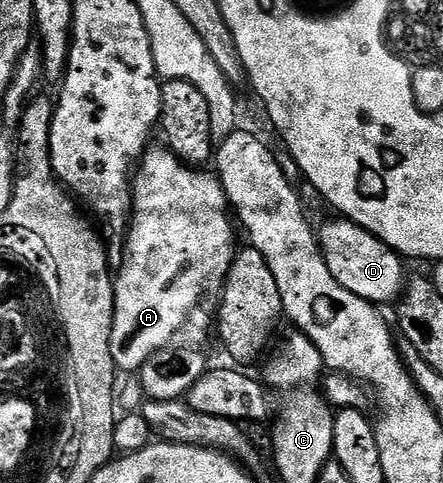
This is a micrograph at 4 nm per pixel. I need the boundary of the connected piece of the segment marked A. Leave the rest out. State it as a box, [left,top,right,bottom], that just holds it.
[111,148,239,371]

